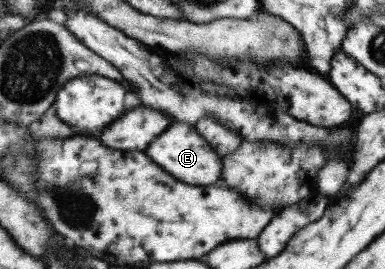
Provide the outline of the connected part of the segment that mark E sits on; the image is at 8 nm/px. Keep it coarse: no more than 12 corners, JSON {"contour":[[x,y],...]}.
{"contour":[[182,121],[145,155],[177,181],[218,185],[221,159]]}

